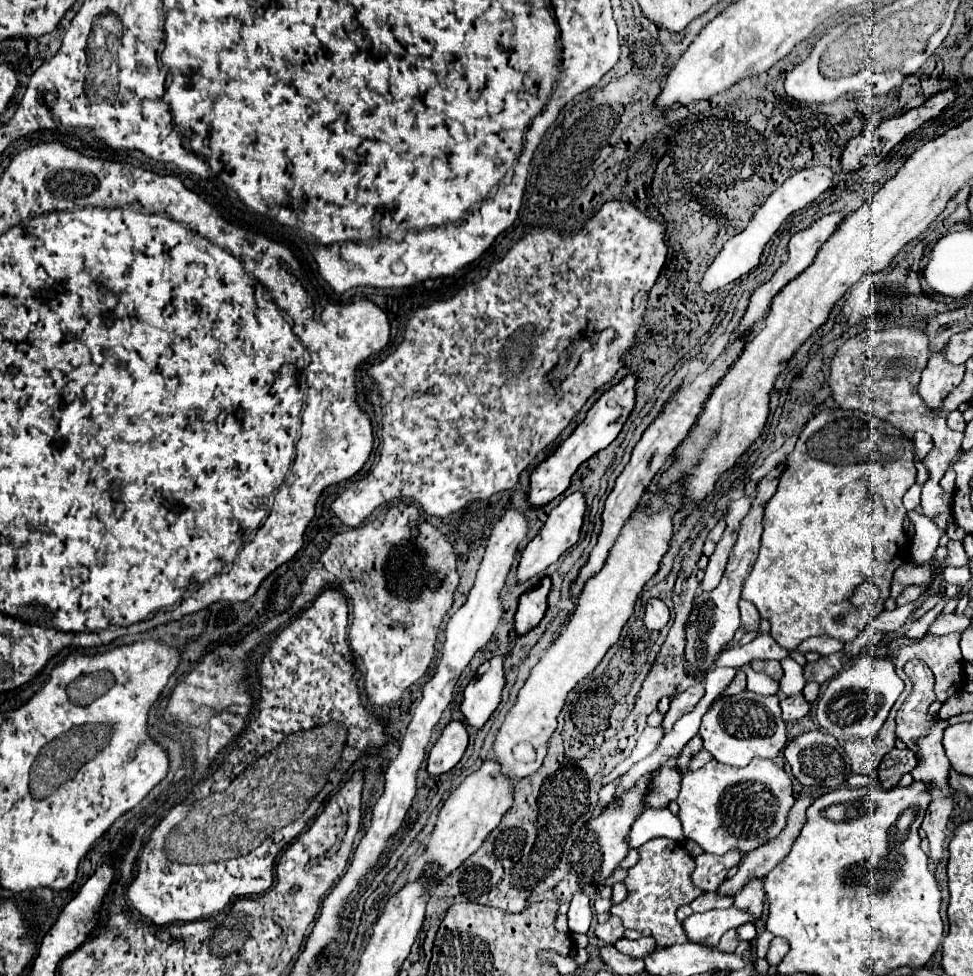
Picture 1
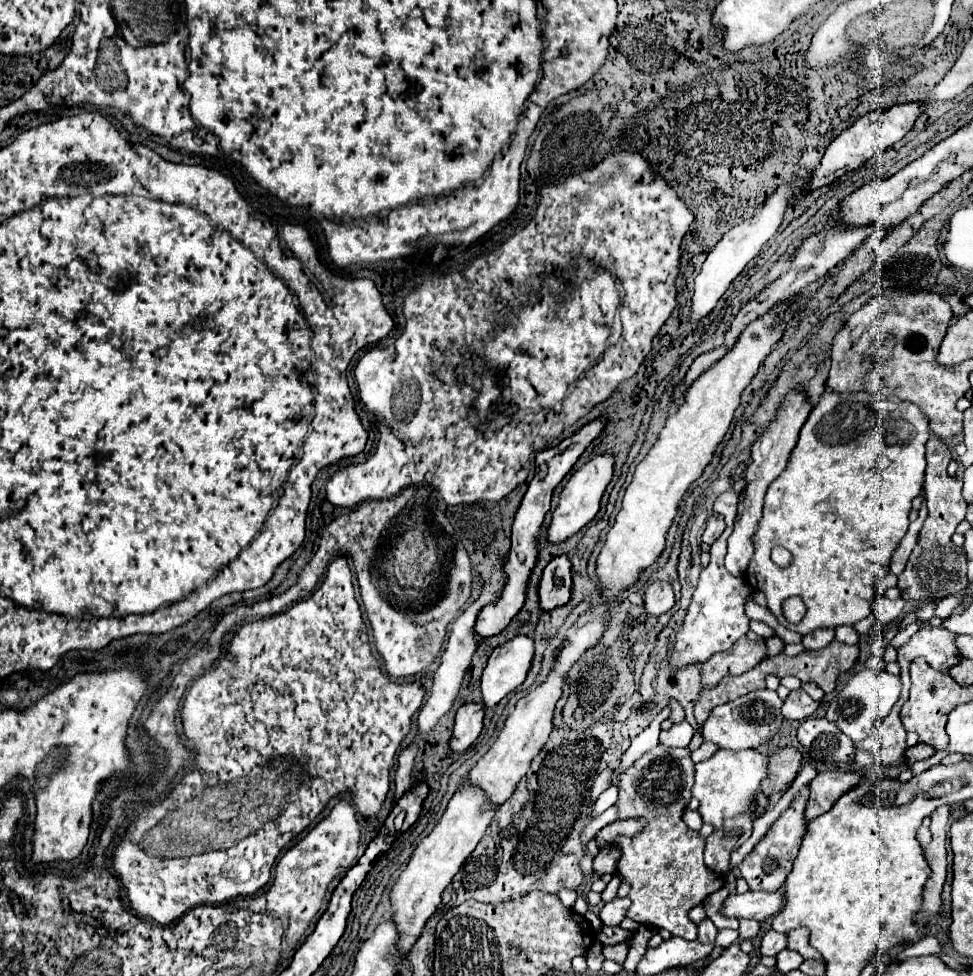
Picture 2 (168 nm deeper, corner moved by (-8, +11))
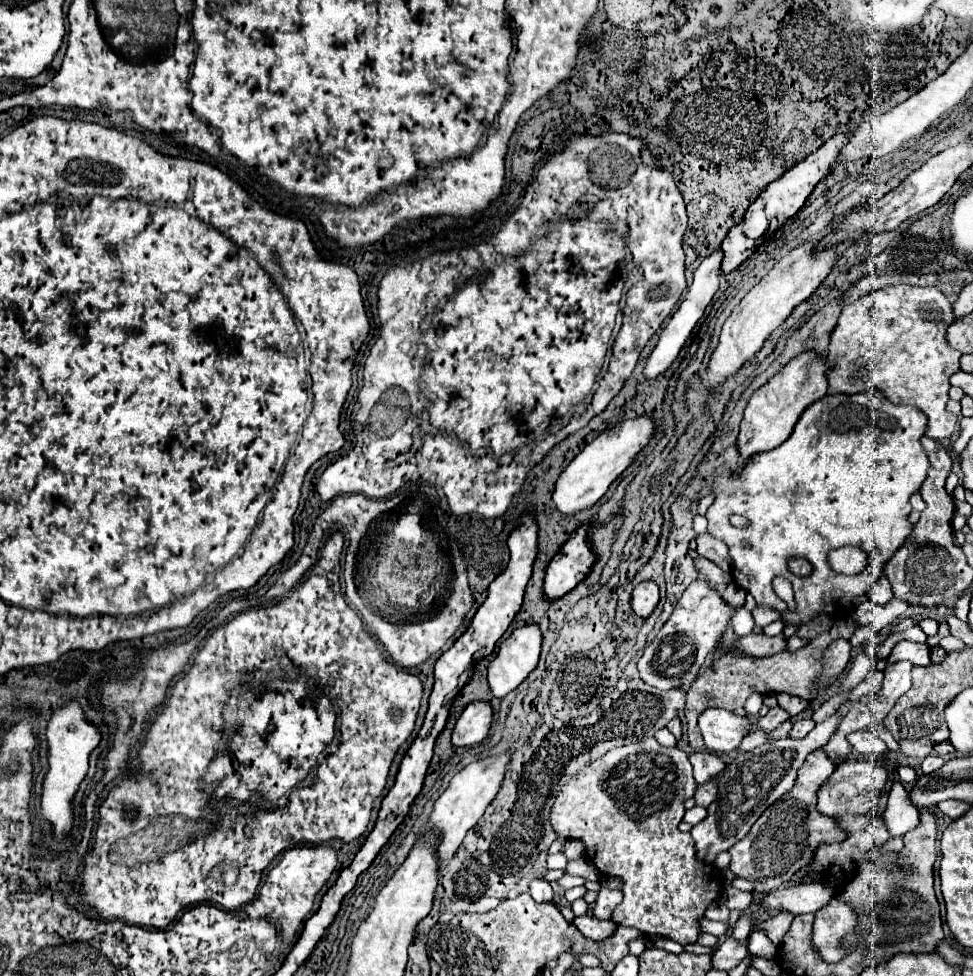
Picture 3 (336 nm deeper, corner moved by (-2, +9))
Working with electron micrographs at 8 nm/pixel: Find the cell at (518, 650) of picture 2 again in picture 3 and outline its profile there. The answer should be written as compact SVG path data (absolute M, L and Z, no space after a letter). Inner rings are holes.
M529 624L513 630L513 634L501 642L487 674L493 696L507 696L535 670L541 654L541 640L539 624Z

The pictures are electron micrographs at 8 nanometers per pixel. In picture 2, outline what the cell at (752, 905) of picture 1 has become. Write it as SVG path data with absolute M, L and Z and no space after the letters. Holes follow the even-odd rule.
M803 788L801 794L793 800L793 804L777 818L777 822L773 822L773 826L769 828L769 832L765 834L765 838L753 848L753 852L739 864L739 870L741 870L741 876L747 880L749 888L751 890L765 890L765 892L777 892L789 870L791 870L791 864L799 852L799 846L801 846L801 840L803 840L803 832L807 828L807 822L805 822L805 816L803 816L803 810L805 810L805 800L809 796L809 790Z

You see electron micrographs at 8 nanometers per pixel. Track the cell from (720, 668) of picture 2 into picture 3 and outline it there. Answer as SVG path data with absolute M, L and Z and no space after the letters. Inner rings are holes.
M751 632L749 636L737 638L733 642L733 652L747 654L747 656L771 656L771 654L783 652L785 648L787 648L787 638L783 632L777 636L765 636L765 634Z

